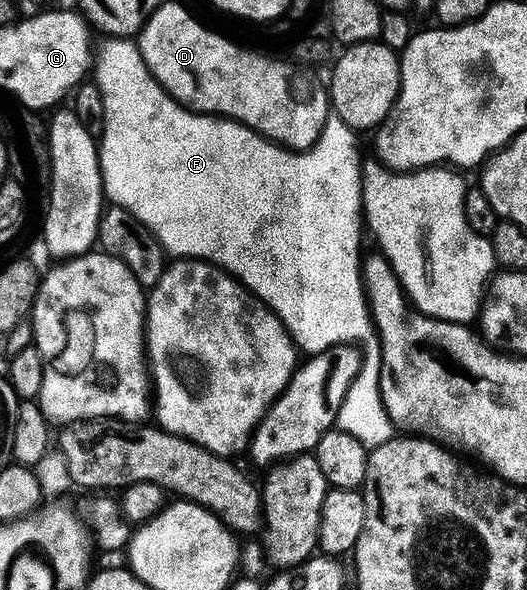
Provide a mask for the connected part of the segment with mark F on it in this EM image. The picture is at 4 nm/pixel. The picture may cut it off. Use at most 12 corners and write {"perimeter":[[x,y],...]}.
{"perimeter":[[98,44],[106,188],[306,356],[367,333],[363,159],[178,103]]}

